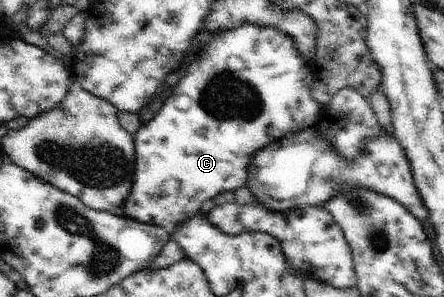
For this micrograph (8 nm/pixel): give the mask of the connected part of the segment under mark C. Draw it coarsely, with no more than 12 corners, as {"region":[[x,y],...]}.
{"region":[[278,28],[216,32],[133,135],[121,214],[172,237],[315,123]]}

